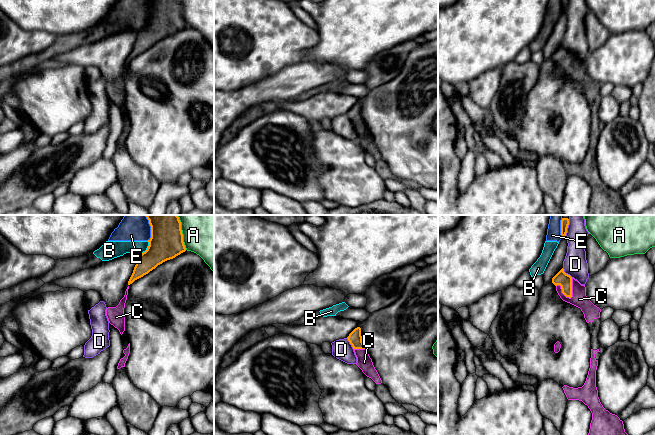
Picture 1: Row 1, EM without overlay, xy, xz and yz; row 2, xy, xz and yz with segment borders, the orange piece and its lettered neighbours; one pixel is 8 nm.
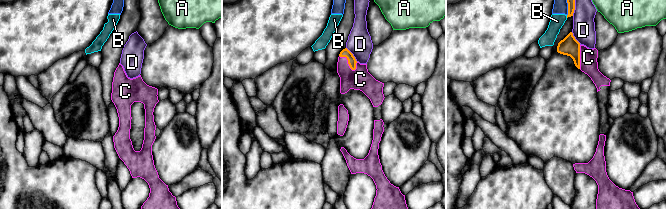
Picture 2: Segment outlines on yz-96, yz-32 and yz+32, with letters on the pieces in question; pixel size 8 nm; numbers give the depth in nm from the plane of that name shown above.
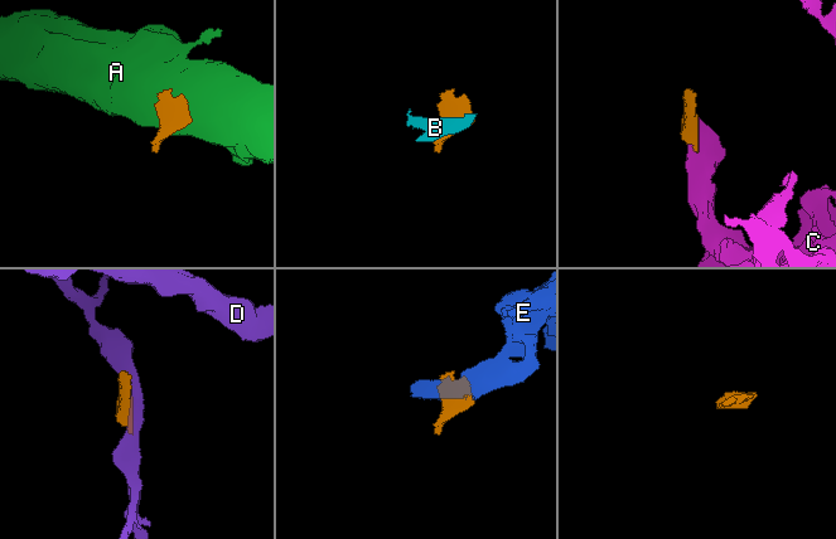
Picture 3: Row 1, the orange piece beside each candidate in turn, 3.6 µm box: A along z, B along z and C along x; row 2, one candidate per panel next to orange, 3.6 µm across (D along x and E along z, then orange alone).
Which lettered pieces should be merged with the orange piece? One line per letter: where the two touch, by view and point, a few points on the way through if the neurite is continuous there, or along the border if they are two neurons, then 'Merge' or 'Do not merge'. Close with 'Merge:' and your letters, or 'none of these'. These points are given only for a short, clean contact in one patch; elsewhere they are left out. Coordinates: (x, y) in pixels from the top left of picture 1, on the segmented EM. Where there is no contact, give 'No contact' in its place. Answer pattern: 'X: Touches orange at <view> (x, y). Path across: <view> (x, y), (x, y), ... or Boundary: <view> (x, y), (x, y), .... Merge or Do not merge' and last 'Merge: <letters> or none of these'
A: Touches orange at xy (181, 232). Boundary: xy (176, 215), (180, 222), (182, 241), (186, 249). Do not merge
B: Touches orange at xy (146, 250). Do not merge
C: Touches orange at yz (571, 288). Merge
D: Touches orange at yz (567, 274). Do not merge
E: Touches orange at xy (151, 228). Do not merge
Merge: C

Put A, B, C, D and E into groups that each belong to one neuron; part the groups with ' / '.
A / B E / C / D

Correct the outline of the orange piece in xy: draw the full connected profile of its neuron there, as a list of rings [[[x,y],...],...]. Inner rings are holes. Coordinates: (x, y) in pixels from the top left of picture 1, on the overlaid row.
[[[146,215],[151,226],[151,238],[145,252],[138,255],[128,285],[148,274],[163,262],[186,251],[181,222],[177,215]]]

